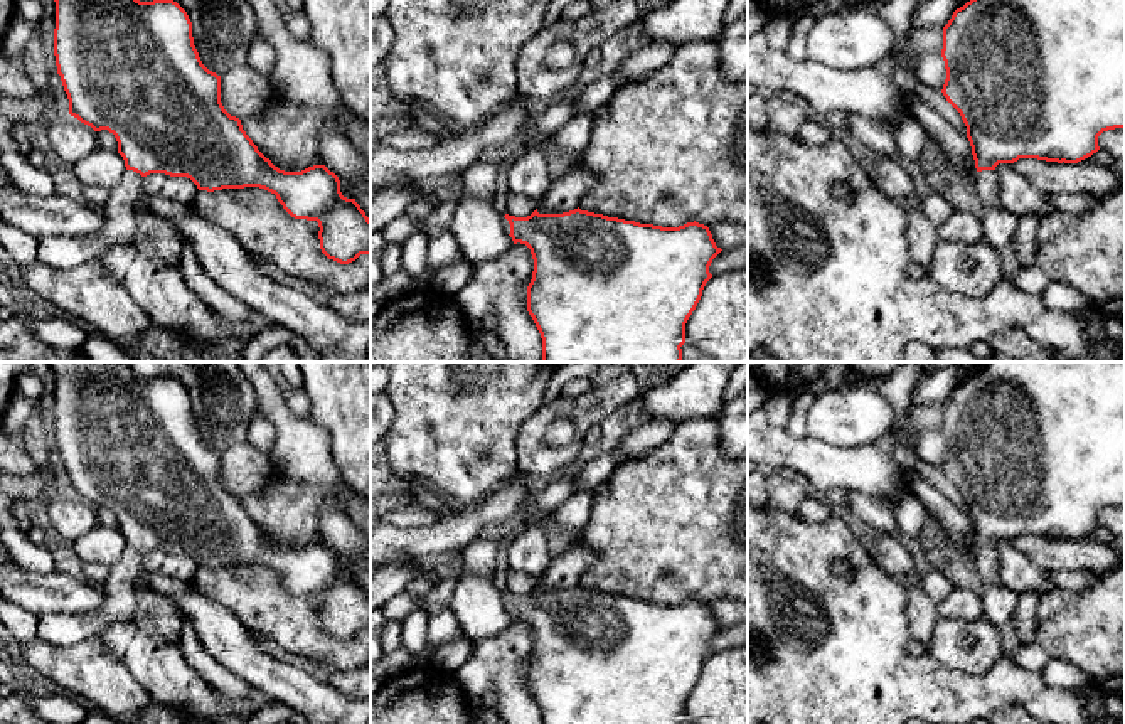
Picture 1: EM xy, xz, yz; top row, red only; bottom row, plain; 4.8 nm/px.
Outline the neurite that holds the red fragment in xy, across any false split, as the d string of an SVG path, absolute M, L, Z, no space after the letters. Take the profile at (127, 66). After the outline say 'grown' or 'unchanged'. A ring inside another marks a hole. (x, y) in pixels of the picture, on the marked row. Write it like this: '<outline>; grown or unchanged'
M54 0L56 29L54 56L57 74L69 99L69 114L94 131L108 130L118 141L118 153L125 160L121 182L111 189L104 205L106 222L101 231L86 236L47 236L37 239L37 259L57 269L79 266L98 258L115 244L136 242L135 207L141 199L143 178L150 173L187 177L199 190L222 190L259 187L276 195L283 209L295 219L318 222L320 249L340 264L371 254L371 219L355 202L340 192L339 177L325 165L313 165L301 172L280 170L266 158L243 130L241 120L231 116L221 103L221 76L209 71L194 45L192 22L173 0Z; grown

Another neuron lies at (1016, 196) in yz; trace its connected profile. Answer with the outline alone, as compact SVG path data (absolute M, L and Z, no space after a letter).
M999 163L995 172L999 177L999 204L1009 214L1017 219L1022 216L1037 216L1041 219L1056 212L1049 204L1049 195L1034 189L1017 173L1014 163Z

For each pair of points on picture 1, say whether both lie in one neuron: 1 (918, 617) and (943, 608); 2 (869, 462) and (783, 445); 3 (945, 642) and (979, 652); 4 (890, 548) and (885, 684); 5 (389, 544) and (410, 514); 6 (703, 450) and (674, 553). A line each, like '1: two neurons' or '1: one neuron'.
1: two neurons
2: one neuron
3: one neuron
4: two neurons
5: two neurons
6: one neuron

